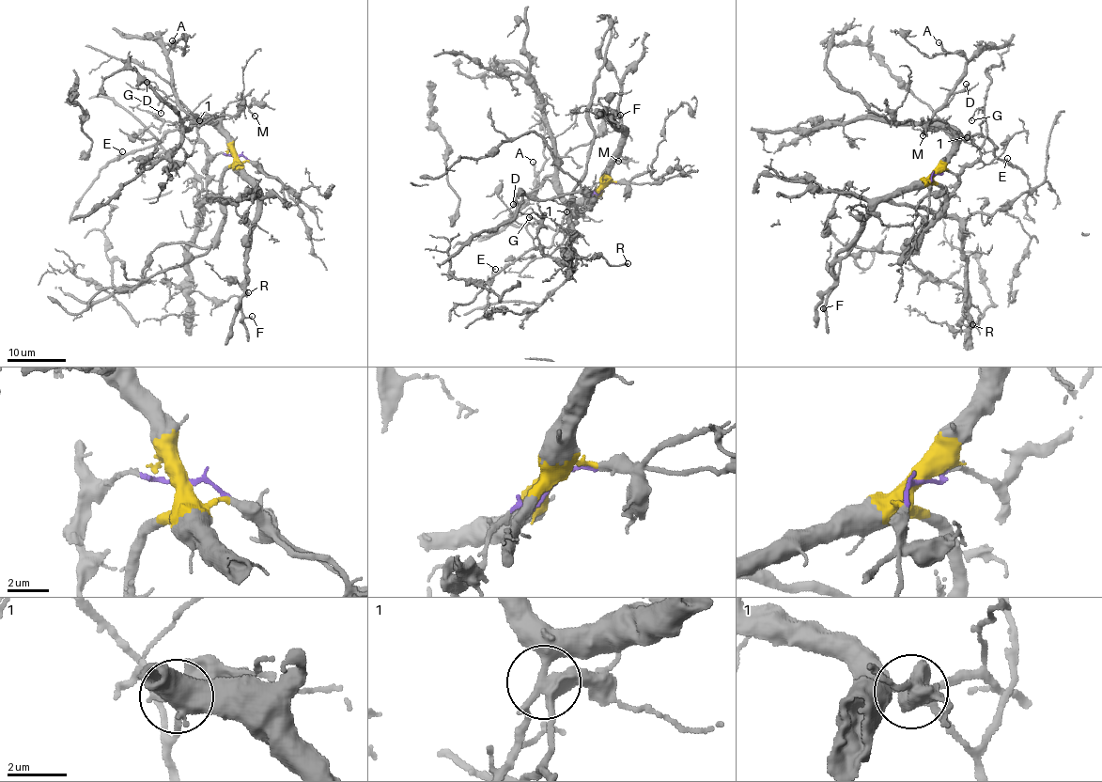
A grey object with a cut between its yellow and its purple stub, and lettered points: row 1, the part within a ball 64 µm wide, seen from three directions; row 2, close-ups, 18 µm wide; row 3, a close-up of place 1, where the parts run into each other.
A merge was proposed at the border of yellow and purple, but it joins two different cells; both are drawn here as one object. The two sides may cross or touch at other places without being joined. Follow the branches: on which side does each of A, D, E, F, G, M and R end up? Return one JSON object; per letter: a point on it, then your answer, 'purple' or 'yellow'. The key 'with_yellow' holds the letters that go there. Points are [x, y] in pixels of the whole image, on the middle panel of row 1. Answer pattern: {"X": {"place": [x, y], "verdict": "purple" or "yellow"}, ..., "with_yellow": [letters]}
{"A": {"place": [533, 162], "verdict": "yellow"}, "D": {"place": [513, 204], "verdict": "yellow"}, "E": {"place": [495, 269], "verdict": "yellow"}, "F": {"place": [620, 115], "verdict": "yellow"}, "G": {"place": [529, 217], "verdict": "purple"}, "M": {"place": [618, 161], "verdict": "yellow"}, "R": {"place": [628, 263], "verdict": "purple"}, "with_yellow": ["A", "D", "E", "F", "M"]}

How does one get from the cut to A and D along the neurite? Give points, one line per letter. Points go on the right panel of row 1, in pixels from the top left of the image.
A: (935, 174), (957, 144), (956, 134), (939, 127), (932, 117), (966, 63), (966, 59), (949, 54), (939, 42)
D: (935, 174), (957, 144), (956, 134), (950, 129), (939, 127), (932, 117), (966, 85)

